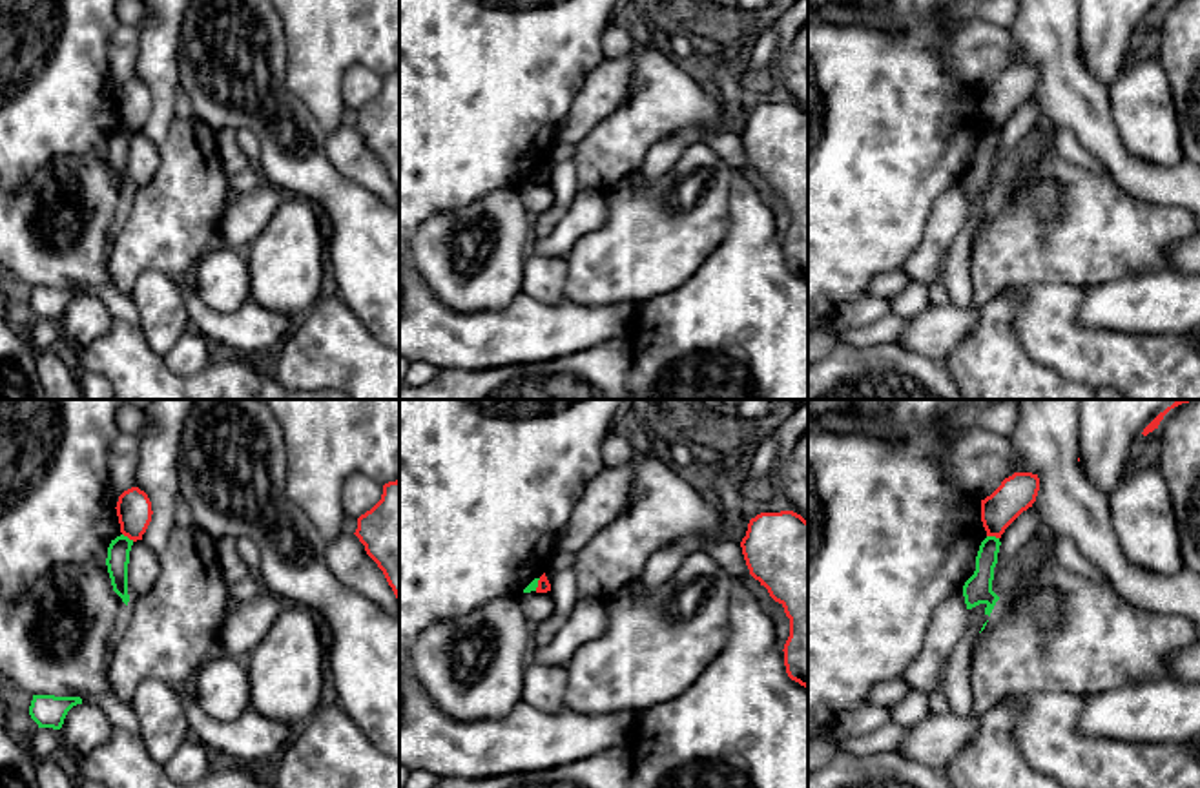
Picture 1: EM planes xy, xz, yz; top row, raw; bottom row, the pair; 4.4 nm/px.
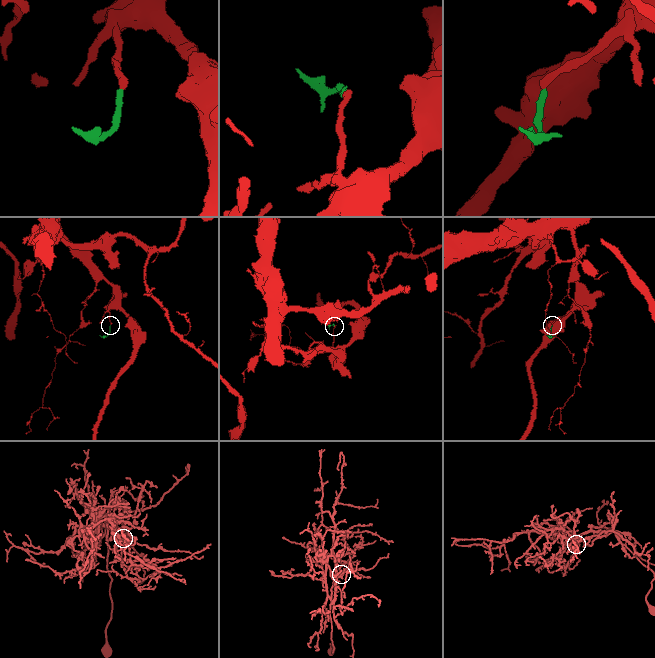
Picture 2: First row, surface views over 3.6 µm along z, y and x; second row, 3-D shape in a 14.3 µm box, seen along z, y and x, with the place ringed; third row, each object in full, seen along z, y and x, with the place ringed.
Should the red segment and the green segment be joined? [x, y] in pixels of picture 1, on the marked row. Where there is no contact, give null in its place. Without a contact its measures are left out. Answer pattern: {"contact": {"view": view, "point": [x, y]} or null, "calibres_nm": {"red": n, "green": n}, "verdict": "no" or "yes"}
{"contact": {"view": "yz", "point": [993, 535]}, "calibres_nm": {"red": 160, "green": 130}, "verdict": "no"}

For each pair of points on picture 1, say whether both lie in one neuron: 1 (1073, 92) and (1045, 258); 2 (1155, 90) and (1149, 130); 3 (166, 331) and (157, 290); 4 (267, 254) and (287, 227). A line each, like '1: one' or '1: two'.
1: two
2: one
3: one
4: one

